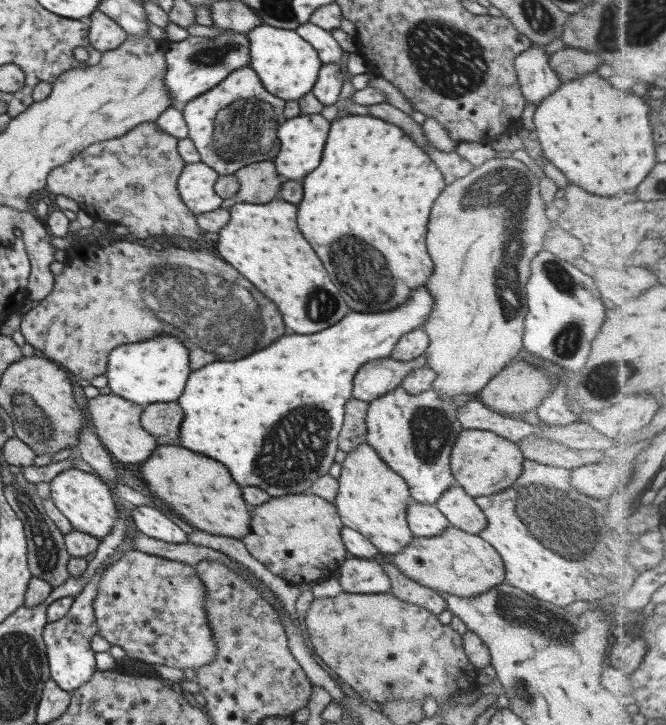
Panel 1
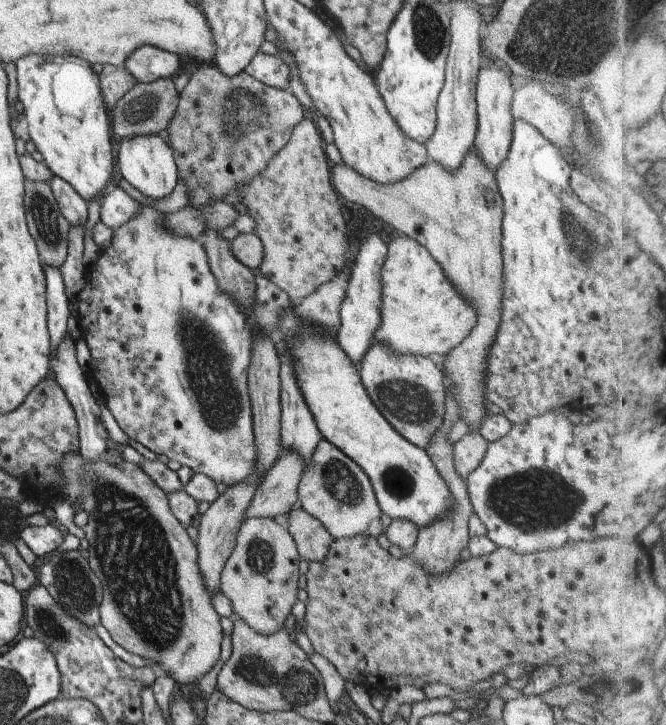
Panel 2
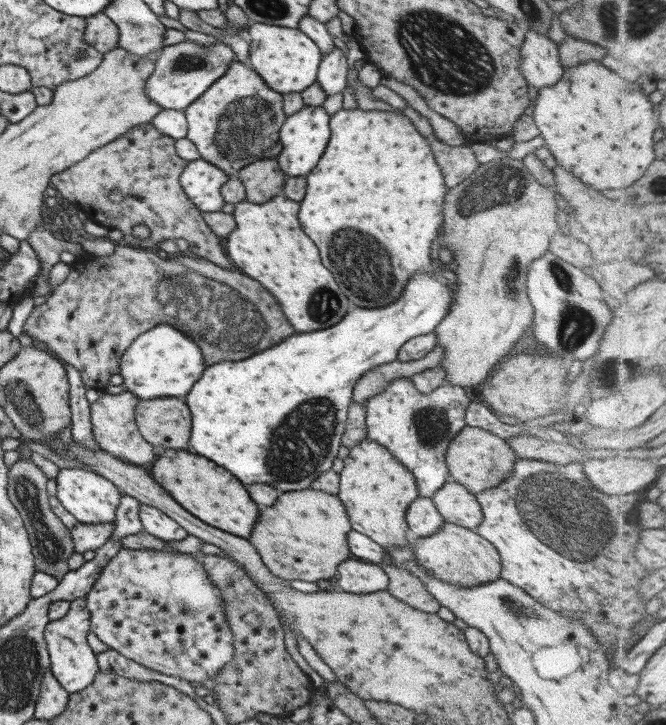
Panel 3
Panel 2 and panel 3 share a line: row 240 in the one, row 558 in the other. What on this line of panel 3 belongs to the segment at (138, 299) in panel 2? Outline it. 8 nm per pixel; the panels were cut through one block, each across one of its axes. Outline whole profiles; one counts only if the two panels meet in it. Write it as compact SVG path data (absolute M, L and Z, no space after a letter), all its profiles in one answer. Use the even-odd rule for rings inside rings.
M119 549L101 569L85 596L90 631L109 649L116 650L142 669L201 682L214 678L232 660L232 632L225 622L220 590L209 580L201 557L149 549Z

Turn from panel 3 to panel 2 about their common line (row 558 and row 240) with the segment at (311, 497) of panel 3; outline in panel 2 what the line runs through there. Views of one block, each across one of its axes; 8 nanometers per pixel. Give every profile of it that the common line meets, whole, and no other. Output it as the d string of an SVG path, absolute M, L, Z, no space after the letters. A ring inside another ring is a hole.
M302 118L293 129L290 139L267 162L265 170L245 185L240 185L238 192L234 194L243 196L243 201L239 203L247 206L247 214L254 220L254 233L264 248L264 259L257 269L294 303L314 293L317 287L331 280L336 272L342 271L347 256L352 254L347 240L345 218L339 212L337 196L331 188L329 166L321 141L314 120Z

